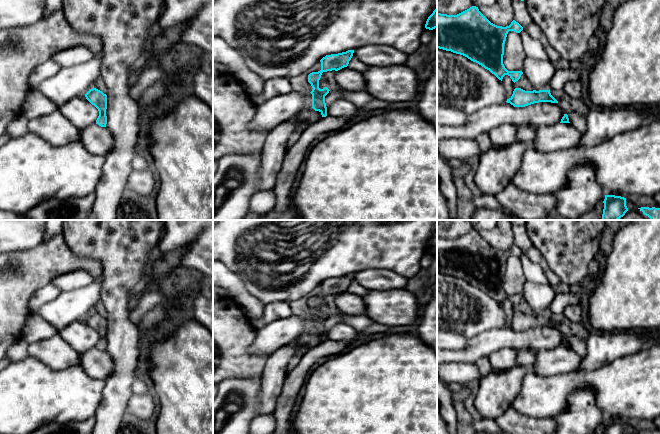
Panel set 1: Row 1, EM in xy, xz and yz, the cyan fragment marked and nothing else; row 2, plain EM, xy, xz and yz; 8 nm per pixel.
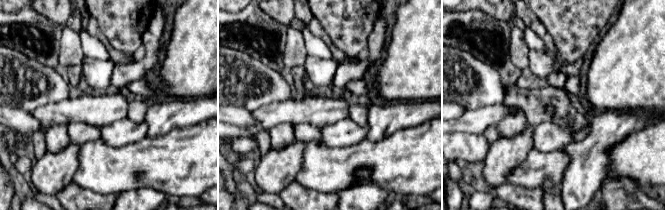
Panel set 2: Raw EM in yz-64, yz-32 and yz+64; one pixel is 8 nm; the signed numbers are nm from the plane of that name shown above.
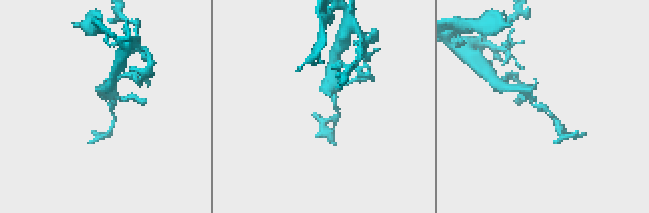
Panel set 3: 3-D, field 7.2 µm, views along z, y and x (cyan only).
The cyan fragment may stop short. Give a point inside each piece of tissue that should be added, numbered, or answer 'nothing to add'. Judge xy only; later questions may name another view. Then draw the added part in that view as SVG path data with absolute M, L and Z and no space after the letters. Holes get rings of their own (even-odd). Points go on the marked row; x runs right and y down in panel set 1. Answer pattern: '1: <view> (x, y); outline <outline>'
nothing to add

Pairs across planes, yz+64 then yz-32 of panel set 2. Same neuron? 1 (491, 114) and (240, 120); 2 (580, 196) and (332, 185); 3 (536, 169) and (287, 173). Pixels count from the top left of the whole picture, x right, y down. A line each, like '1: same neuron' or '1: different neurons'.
1: different neurons
2: different neurons
3: different neurons

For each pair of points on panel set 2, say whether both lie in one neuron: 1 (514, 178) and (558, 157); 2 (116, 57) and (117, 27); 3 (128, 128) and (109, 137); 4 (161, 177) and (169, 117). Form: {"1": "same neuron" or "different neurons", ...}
{"1": "same neuron", "2": "different neurons", "3": "same neuron", "4": "different neurons"}

